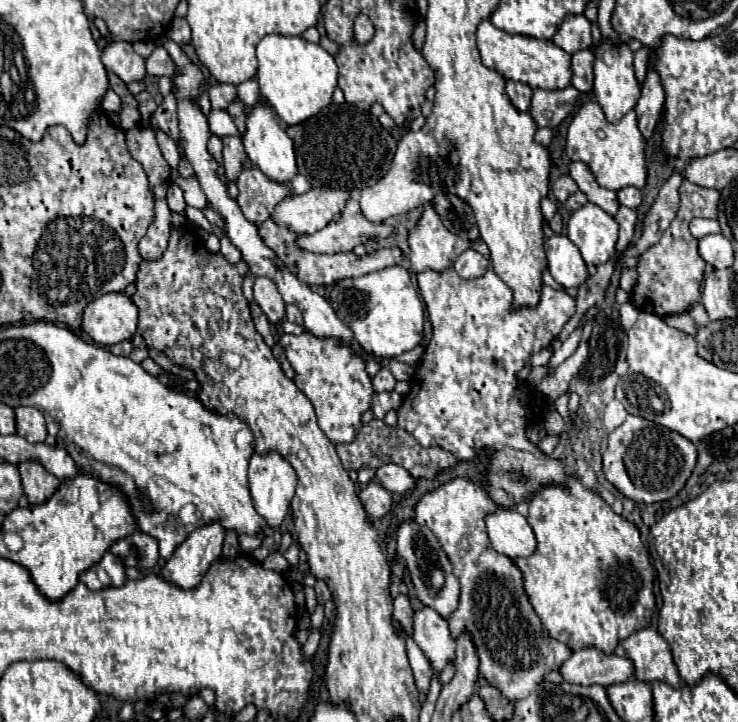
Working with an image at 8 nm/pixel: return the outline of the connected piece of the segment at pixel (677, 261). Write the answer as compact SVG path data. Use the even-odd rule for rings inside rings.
M683 181L679 187L679 197L681 197L681 207L671 221L669 229L665 229L661 241L647 249L639 259L637 259L637 285L633 287L631 301L639 311L651 311L655 315L677 315L677 313L687 313L695 303L701 303L701 293L699 285L703 281L703 271L705 271L705 261L699 255L697 249L697 239L689 233L689 221L695 217L707 217L707 219L717 219L719 211L719 201L721 193L717 189L705 189L699 187L691 181ZM691 193L701 195L701 201L691 201Z

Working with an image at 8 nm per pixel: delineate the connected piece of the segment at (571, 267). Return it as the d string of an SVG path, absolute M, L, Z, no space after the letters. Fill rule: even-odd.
M553 235L545 241L547 267L553 279L563 287L579 287L589 277L585 261L567 235Z

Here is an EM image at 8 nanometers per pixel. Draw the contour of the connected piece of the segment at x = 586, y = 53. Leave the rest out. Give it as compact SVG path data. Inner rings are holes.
M581 49L573 55L573 87L581 93L593 89L593 61L595 55L591 49Z

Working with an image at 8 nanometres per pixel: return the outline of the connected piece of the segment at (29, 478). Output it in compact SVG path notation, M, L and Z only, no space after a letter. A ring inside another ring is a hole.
M21 463L17 467L19 467L21 479L23 479L25 495L27 495L31 505L45 503L57 491L57 487L61 485L61 481L55 475L47 473L37 463Z

